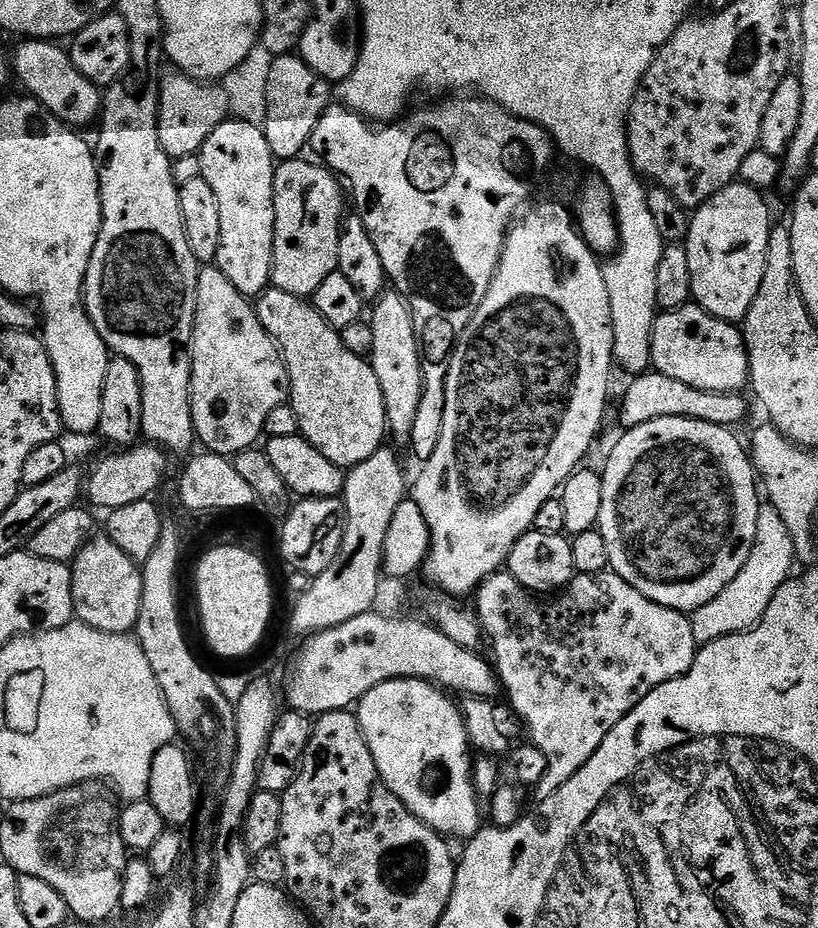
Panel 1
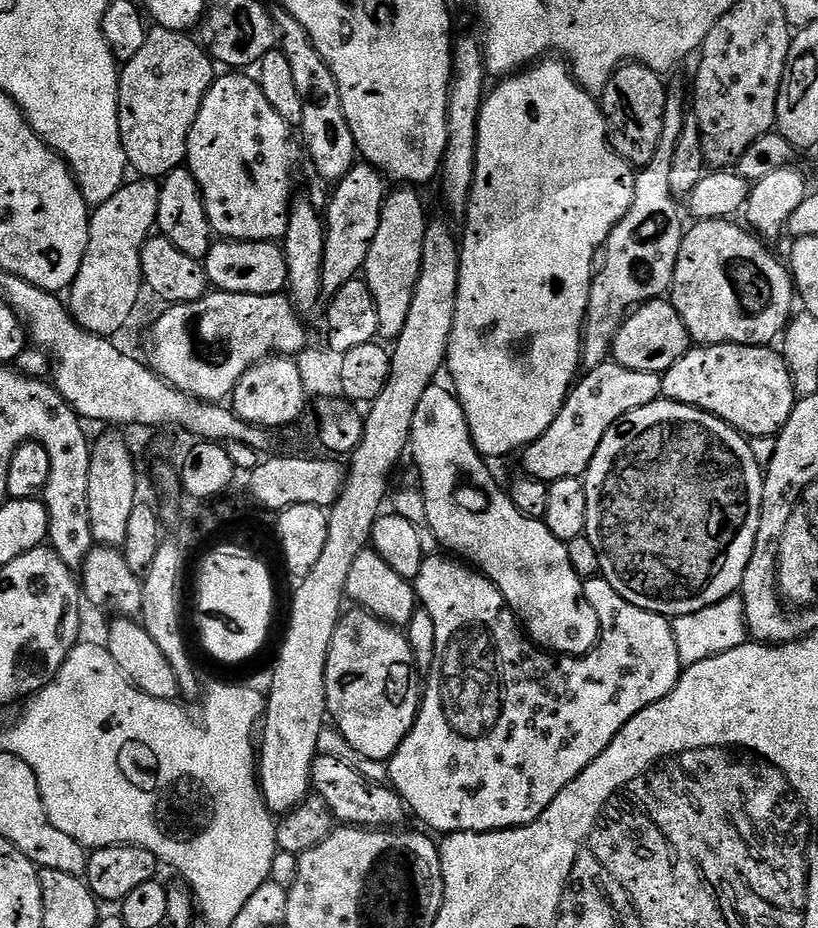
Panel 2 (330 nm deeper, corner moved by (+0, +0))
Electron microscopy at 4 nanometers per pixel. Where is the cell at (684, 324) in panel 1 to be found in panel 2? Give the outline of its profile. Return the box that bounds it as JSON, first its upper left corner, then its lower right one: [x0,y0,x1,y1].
[611,299,690,374]

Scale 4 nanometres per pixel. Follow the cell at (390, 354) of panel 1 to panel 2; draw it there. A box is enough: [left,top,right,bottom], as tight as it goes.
[363,186,430,342]

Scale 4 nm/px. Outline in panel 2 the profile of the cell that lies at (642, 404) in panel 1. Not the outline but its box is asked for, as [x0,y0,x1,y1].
[660,344,797,438]

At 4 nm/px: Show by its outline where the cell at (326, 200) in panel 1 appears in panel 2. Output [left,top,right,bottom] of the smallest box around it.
[203,240,288,296]

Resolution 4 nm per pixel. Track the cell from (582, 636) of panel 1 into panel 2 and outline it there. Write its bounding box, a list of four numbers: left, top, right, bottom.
[386,554,682,834]

